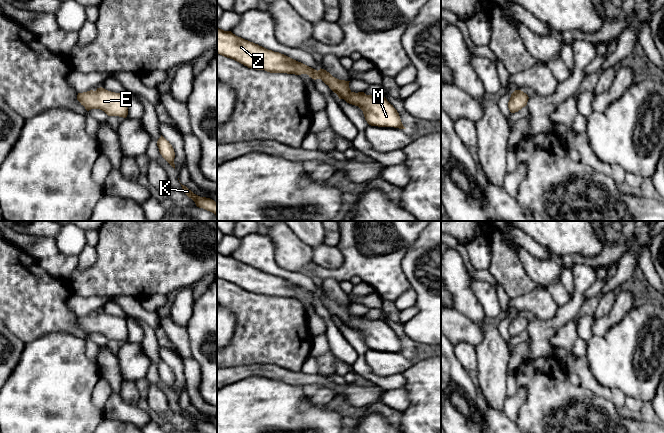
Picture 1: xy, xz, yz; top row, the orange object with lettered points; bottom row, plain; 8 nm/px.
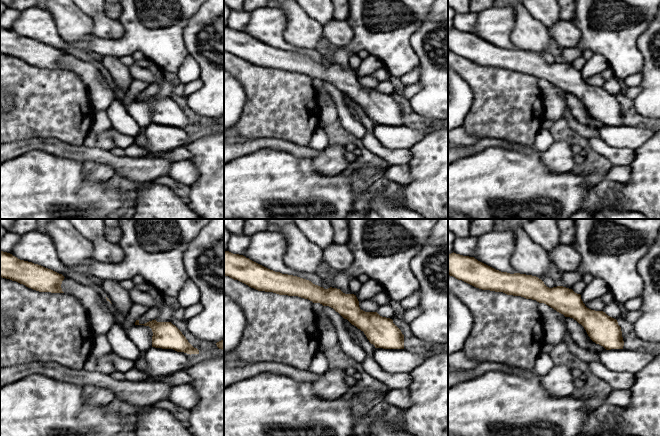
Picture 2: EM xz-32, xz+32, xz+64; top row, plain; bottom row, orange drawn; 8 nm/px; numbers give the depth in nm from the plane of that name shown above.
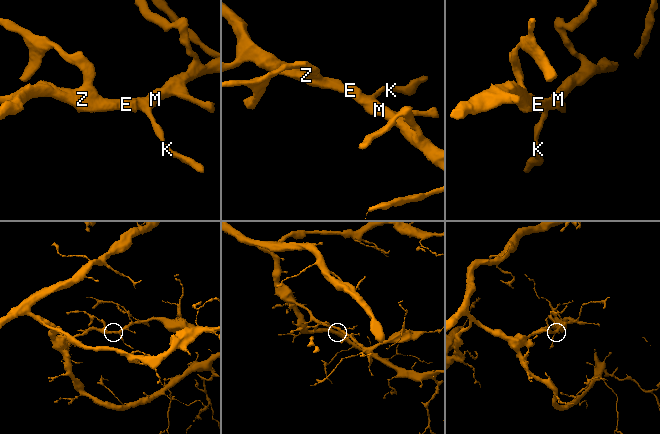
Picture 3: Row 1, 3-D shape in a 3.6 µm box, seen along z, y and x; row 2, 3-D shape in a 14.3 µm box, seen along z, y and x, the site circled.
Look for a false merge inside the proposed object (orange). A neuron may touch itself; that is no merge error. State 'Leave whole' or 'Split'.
Leave whole

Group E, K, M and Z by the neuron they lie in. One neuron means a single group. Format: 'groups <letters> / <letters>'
groups E K M Z

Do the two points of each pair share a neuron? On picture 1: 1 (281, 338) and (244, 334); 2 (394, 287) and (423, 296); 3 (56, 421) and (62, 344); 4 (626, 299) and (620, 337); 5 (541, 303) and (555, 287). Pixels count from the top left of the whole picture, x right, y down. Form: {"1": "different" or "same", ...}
{"1": "same", "2": "different", "3": "same", "4": "different", "5": "different"}

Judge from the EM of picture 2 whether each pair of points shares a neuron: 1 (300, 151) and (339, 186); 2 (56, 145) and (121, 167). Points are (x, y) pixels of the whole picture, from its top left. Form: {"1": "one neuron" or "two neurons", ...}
{"1": "two neurons", "2": "one neuron"}

